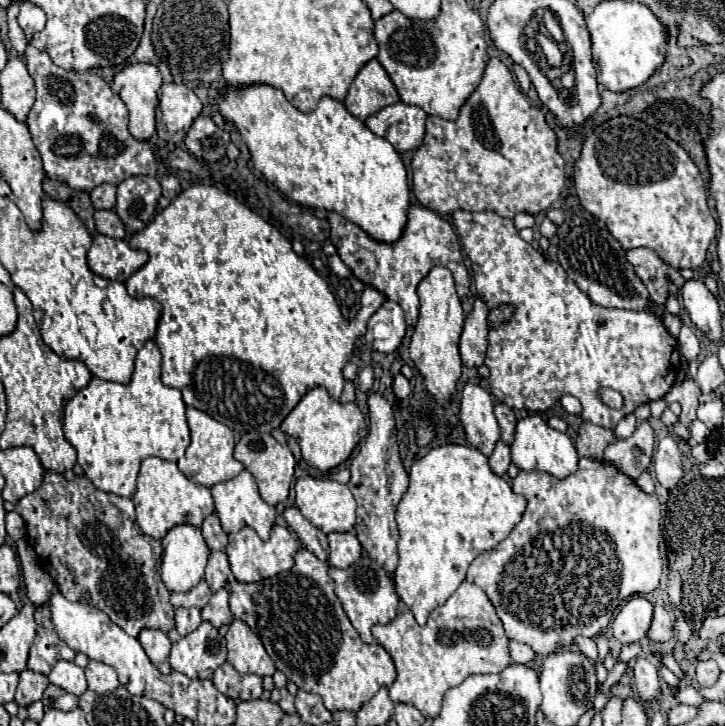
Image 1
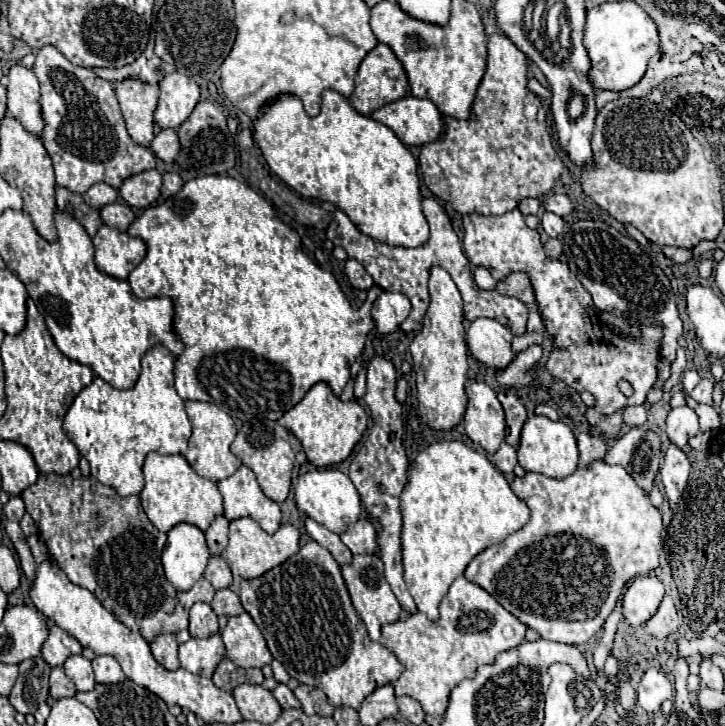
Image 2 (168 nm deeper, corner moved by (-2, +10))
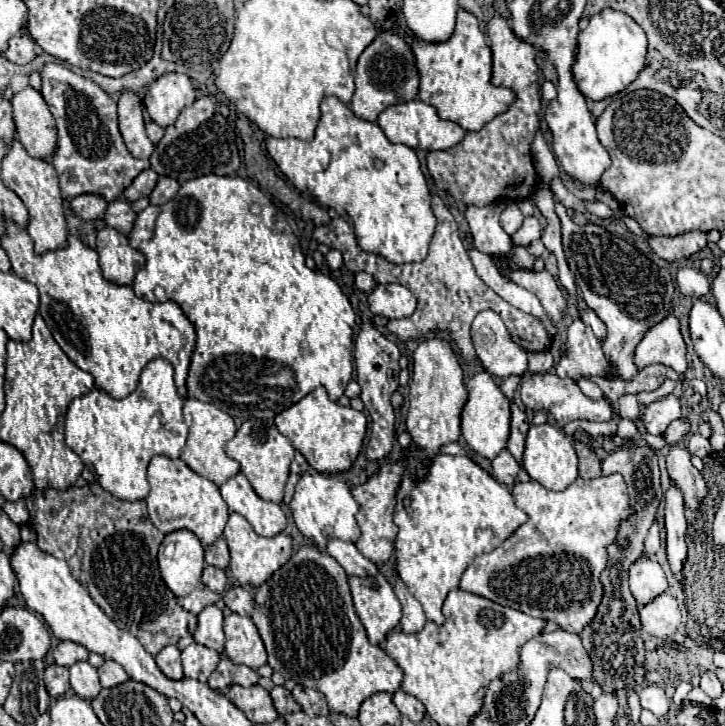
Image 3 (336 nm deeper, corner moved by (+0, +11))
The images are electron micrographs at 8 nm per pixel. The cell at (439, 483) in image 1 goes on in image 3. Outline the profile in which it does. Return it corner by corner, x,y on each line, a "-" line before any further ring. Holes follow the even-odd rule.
438,454
424,478
416,480
410,474
404,478
398,496
410,498
410,506
398,502
394,514
400,528
396,538
398,576
420,600
426,618
442,624
442,604
448,592
458,588
462,572
476,556
498,548
528,516
514,504
508,486
494,480
466,456

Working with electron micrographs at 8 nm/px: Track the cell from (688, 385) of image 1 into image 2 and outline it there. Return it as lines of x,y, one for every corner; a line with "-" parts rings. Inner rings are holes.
688,405
684,407
678,407
678,409
672,409
668,413
668,419
666,419
666,433
670,437
670,441
674,445
678,445
680,449
688,443
688,439
692,435
696,435
700,431
700,425
698,425
698,415
694,413
694,409
690,409

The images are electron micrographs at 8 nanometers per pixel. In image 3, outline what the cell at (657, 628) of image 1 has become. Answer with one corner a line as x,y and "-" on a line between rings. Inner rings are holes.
664,592
656,596
650,604
640,608
640,618
642,618
642,630
646,634
656,638
668,638
676,634
682,614
676,598

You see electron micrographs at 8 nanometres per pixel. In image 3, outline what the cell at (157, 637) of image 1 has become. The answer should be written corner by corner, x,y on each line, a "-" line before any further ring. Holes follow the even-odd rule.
166,646
156,654
156,664
170,680
182,680
182,662
180,662
180,650
176,646

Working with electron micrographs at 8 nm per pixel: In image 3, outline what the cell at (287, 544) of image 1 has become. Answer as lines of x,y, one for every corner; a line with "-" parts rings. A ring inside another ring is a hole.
230,514
226,528
224,528
224,540
230,548
230,574
240,582
240,584
250,584
250,586
260,586
264,584
282,564
286,564
292,556
292,538
282,534
276,534
272,538
264,538
258,536
252,526
248,524
248,520
240,514

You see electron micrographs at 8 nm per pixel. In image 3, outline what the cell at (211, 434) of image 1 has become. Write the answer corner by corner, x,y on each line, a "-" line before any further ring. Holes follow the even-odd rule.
186,398
184,402
184,422
188,424
188,442
182,452
182,462
190,466
196,474
212,480
216,486
222,486
226,480
240,472
240,464
226,456
224,446
236,434
236,424
230,414
218,410
214,404
206,404
194,398

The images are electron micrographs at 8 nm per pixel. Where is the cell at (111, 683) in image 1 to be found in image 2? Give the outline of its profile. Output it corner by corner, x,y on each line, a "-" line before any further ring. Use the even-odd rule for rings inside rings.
100,655
92,659
92,667
94,667
94,675
96,675
96,683
120,683
126,679
122,667
118,665
118,661
110,655

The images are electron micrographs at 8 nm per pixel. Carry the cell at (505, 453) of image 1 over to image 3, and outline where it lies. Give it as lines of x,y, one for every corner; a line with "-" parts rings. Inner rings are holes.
502,450
494,460
492,460
492,470
498,482
506,484
506,486
514,486
516,476
520,472
518,462
512,458
512,454
508,450

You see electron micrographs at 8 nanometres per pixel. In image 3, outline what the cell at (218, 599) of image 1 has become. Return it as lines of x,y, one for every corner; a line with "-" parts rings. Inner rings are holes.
232,586
230,590
224,592
222,596
224,604
236,612
236,614
242,614
242,616
250,616
254,612
254,598
248,590
244,590
242,586

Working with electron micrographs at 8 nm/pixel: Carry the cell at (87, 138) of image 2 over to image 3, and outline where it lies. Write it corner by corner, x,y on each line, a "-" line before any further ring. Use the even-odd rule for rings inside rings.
46,64
40,76
42,96
58,128
58,146
52,164
60,178
62,196
96,194
106,202
114,202
142,170
150,168
148,160
134,158
126,150
118,130
116,102
98,84
62,64

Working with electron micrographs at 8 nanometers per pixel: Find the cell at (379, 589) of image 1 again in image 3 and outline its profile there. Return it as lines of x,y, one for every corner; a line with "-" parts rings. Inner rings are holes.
382,574
368,578
350,576
348,584
368,640
380,646
402,618
402,608
392,586

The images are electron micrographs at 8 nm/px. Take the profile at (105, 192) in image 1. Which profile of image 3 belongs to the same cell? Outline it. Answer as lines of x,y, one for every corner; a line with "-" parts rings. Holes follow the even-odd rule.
82,194
82,196
76,196
68,202
68,208
82,220
102,218
106,212
106,206
108,206
108,202
100,196
94,196
94,194

